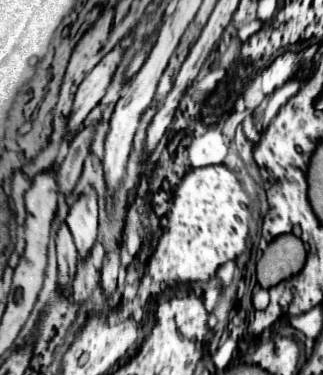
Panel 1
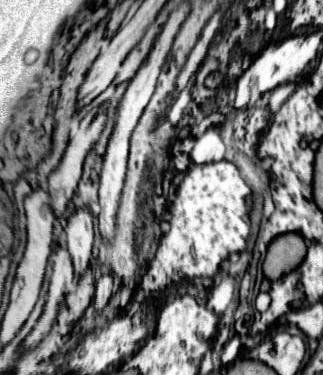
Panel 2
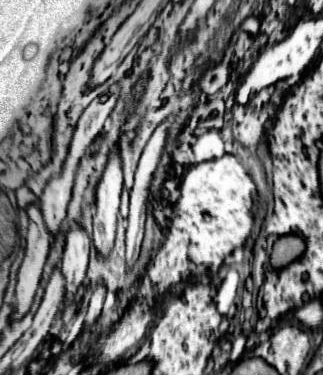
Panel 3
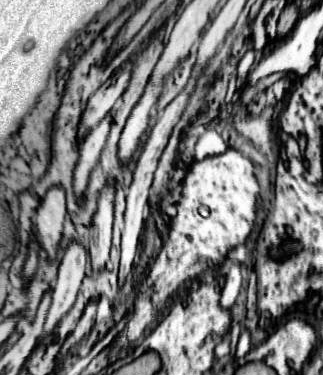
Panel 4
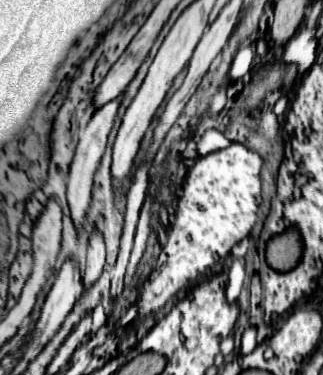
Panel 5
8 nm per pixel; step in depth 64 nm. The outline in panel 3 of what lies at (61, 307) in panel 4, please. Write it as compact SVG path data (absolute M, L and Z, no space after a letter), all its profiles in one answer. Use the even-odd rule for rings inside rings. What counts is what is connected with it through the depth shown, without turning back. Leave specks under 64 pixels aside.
M82 226L70 228L66 232L66 248L62 256L62 272L66 278L66 300L64 302L70 302L74 298L74 292L82 286L86 278L90 246L92 246L92 238Z

